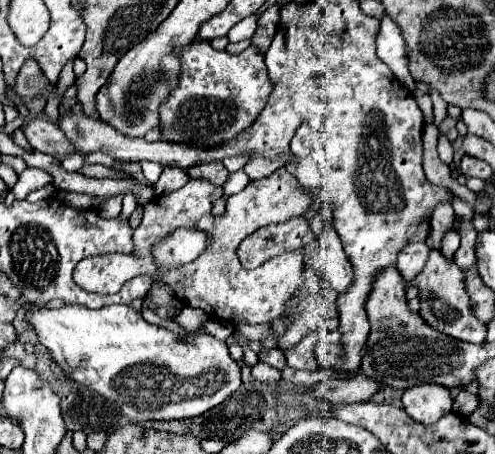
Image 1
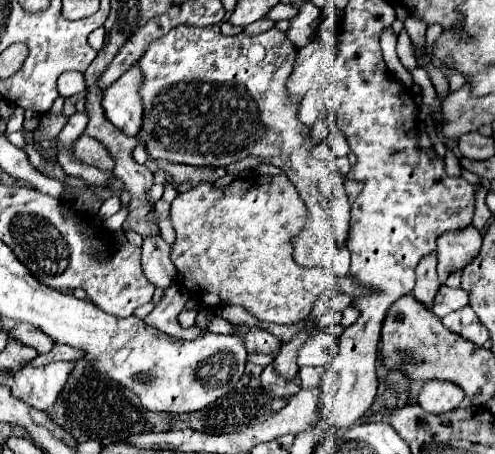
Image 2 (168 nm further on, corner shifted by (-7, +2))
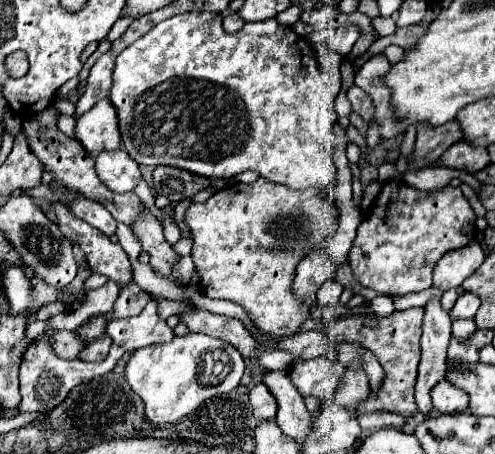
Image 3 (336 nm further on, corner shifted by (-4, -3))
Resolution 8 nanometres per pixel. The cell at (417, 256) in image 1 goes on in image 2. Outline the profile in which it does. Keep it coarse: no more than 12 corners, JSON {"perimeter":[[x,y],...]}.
{"perimeter":[[436,255],[416,267],[412,297],[430,309],[440,281]]}

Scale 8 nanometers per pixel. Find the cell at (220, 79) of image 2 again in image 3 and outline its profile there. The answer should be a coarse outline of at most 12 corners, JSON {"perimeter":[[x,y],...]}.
{"perimeter":[[187,12],[125,48],[143,166],[253,170],[333,200],[317,52]]}

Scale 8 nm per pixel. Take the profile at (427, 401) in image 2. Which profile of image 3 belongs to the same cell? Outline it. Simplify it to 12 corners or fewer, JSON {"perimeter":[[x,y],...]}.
{"perimeter":[[447,380],[431,390],[439,414],[465,412],[467,394]]}

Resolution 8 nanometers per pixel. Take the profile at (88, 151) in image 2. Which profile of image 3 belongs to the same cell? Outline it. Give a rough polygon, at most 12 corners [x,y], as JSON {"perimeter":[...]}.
{"perimeter":[[123,148],[101,150],[95,172],[113,192],[131,192],[141,178]]}

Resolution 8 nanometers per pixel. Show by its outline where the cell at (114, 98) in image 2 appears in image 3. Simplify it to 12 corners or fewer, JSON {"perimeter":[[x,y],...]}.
{"perimeter":[[109,98],[77,120],[75,138],[91,156],[121,146]]}

